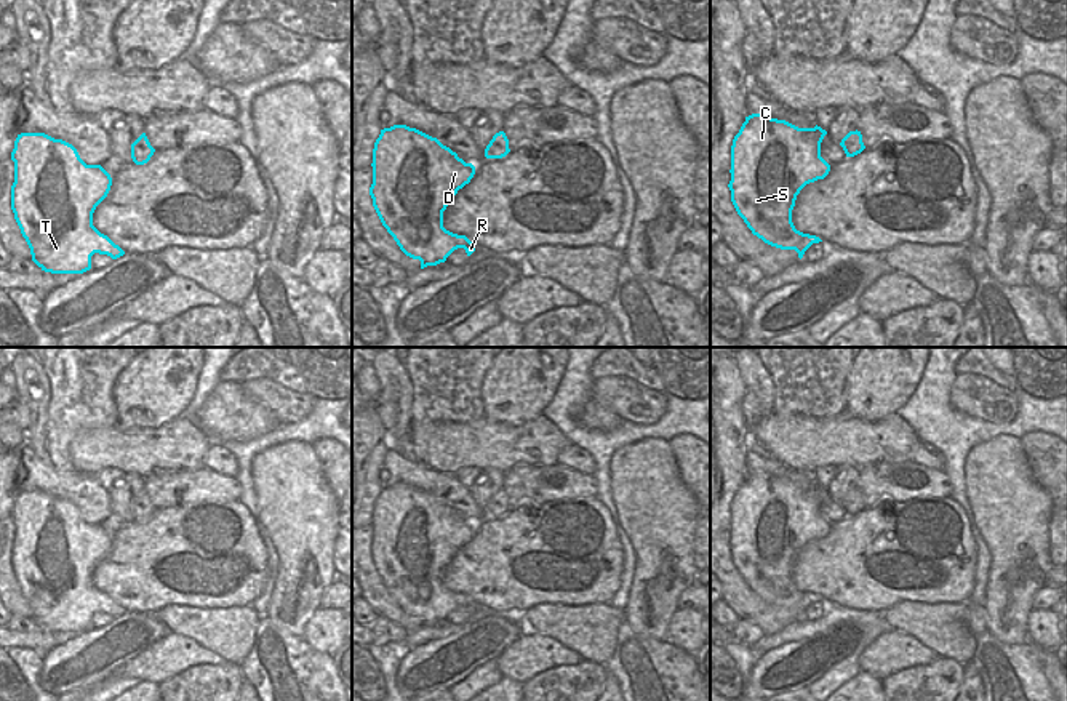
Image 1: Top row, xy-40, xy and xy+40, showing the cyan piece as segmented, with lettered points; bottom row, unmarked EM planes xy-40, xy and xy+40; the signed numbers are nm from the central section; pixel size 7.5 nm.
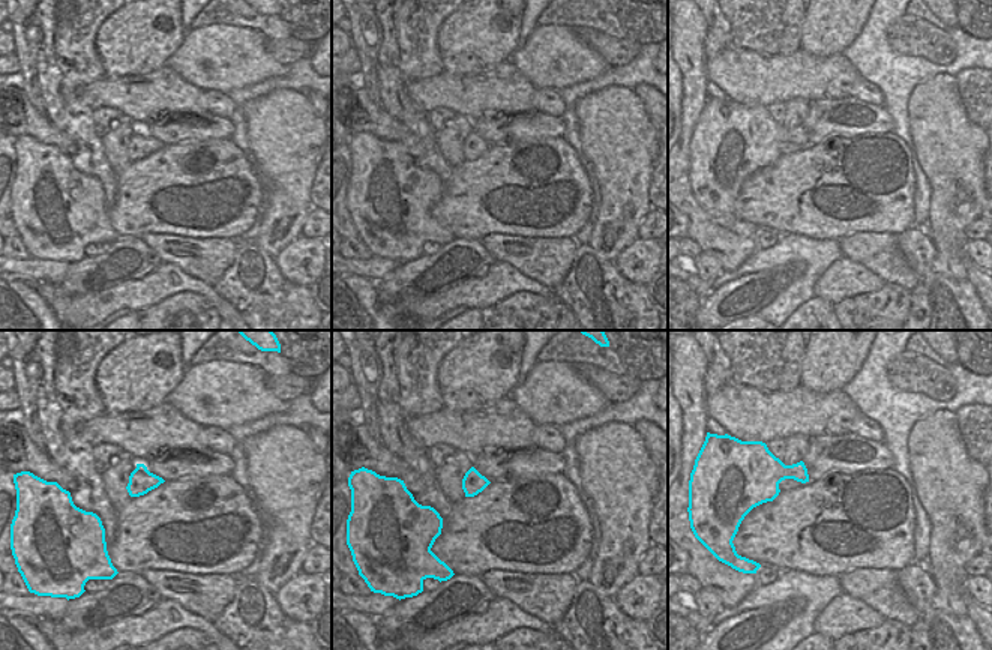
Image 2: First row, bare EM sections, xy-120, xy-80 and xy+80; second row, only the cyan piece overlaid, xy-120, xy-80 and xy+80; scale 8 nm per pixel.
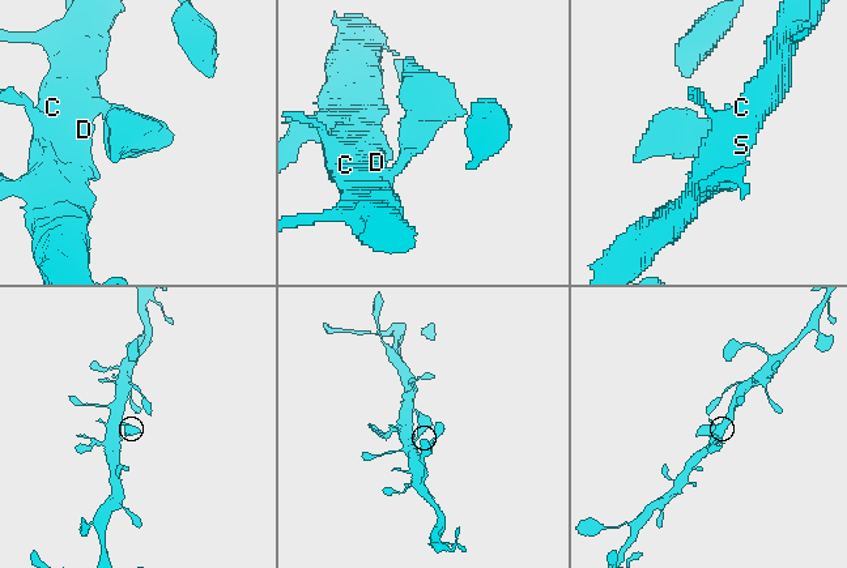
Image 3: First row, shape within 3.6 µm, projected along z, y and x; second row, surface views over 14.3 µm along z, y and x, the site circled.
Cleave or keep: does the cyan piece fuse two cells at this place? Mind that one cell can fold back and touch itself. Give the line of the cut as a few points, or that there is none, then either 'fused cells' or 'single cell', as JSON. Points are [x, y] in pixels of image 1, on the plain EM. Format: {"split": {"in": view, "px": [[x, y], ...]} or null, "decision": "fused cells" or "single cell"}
{"split": null, "decision": "single cell"}

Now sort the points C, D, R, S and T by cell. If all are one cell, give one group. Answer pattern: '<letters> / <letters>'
C D R S T

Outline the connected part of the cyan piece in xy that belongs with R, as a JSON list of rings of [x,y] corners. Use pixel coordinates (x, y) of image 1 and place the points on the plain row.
[[[394,483],[381,488],[374,501],[371,525],[373,565],[400,608],[421,619],[421,627],[445,621],[458,607],[464,607],[467,615],[475,610],[475,603],[466,594],[453,592],[443,586],[443,570],[475,533],[472,522],[466,522],[437,496],[406,483]]]

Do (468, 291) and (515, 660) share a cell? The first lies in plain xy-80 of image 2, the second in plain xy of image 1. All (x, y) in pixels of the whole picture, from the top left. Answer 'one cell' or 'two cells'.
one cell

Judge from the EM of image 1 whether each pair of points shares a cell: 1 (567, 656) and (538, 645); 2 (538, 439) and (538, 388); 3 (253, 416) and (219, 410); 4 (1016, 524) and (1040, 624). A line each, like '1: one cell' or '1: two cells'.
1: one cell
2: two cells
3: one cell
4: two cells

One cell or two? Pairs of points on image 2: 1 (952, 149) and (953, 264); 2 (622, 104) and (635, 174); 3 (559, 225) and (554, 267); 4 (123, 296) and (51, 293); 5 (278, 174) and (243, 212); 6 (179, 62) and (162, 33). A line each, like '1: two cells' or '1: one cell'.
1: one cell
2: one cell
3: two cells
4: one cell
5: two cells
6: two cells

